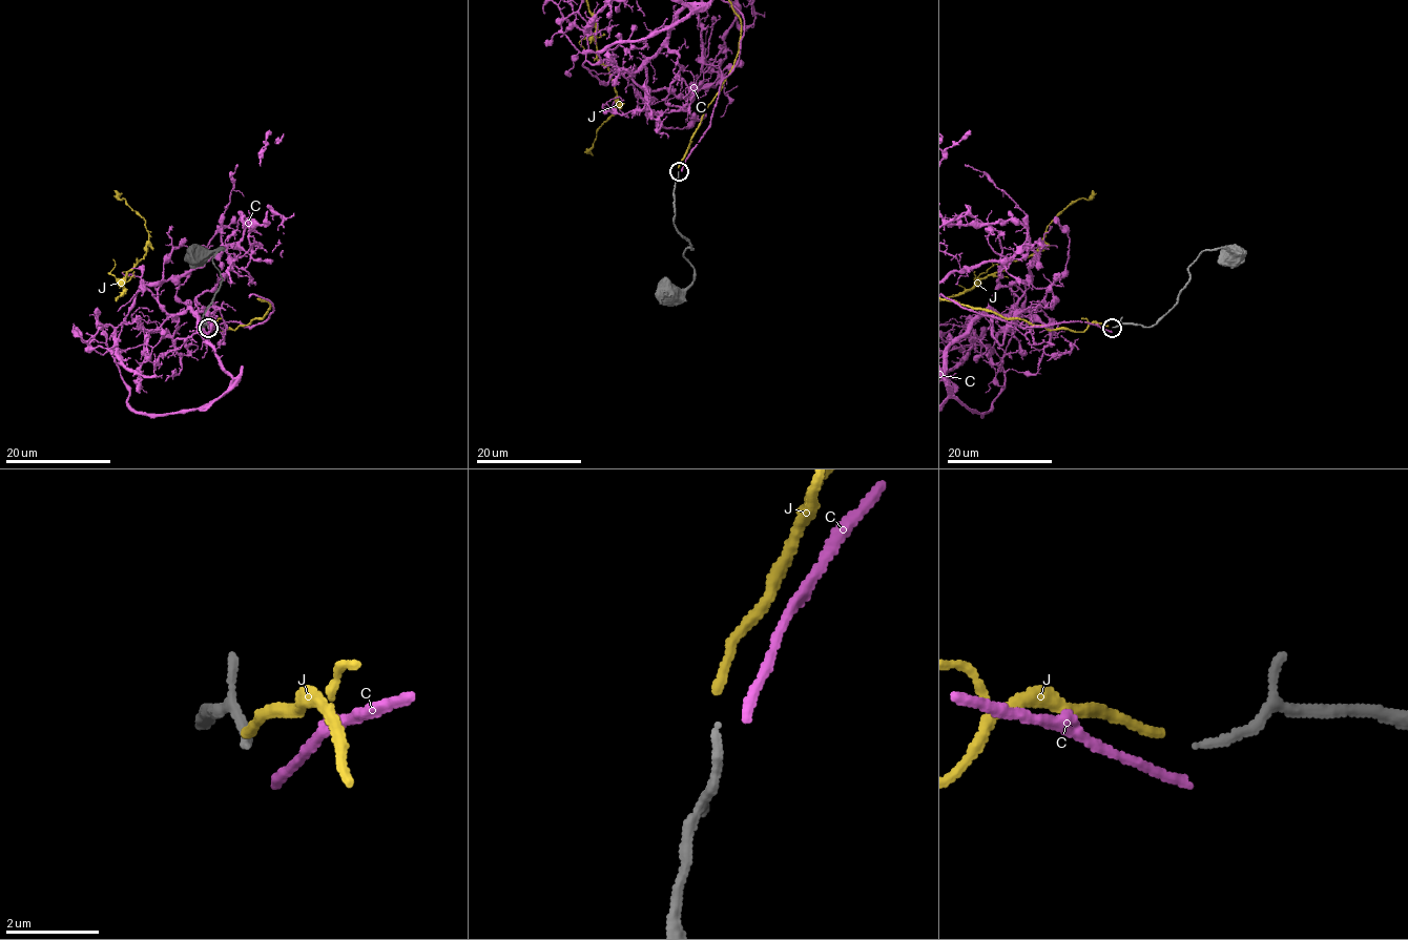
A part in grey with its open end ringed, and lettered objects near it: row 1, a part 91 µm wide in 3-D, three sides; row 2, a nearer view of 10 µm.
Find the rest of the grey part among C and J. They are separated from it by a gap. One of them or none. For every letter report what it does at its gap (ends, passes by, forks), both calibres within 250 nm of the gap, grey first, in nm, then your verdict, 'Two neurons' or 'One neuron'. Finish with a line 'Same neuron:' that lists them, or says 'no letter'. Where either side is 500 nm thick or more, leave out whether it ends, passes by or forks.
C: It ends there. Thickness 180 nm (grey) against 200 nm. Two neurons
J: It ends there. Thickness 180 nm (grey) against 200 nm. One neuron
Same neuron: J

